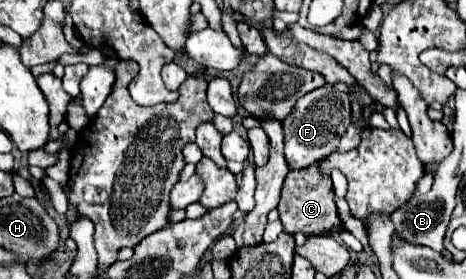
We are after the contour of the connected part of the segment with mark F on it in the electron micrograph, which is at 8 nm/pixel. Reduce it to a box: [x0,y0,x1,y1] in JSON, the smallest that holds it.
[282,85,352,169]

